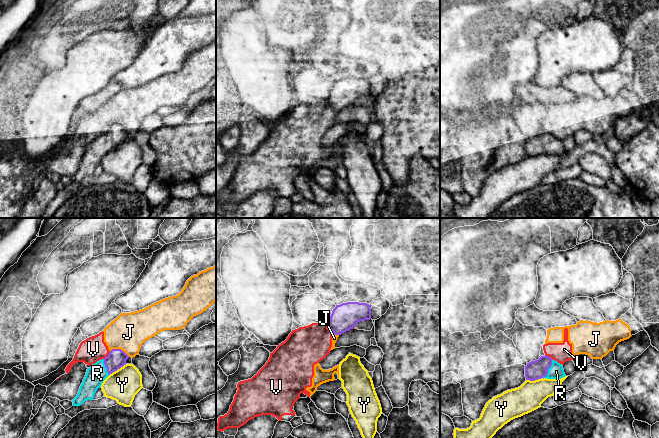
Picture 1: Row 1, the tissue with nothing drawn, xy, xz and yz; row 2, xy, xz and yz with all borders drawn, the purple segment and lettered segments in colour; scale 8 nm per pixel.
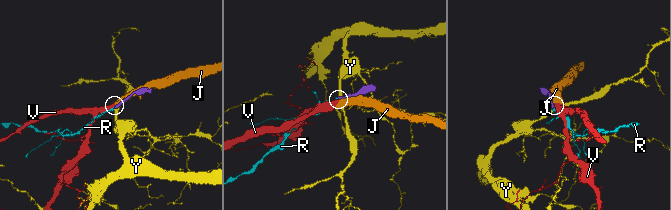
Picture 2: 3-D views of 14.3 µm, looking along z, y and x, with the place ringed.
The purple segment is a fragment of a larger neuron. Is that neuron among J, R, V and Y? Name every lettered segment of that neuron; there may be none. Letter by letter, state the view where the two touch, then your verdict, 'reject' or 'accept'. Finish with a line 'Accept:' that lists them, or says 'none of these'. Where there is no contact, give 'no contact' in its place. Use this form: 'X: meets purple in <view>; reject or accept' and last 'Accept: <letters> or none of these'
J: meets purple in xy; reject
R: meets purple in yz; accept
V: meets purple in xy; reject
Y: meets purple in xy; reject
Accept: R

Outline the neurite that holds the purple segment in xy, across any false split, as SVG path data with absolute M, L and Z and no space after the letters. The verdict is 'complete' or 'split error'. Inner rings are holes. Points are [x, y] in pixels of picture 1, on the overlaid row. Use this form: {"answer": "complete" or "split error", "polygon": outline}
{"answer": "split error", "polygon": "M112 349L108 356L97 361L87 369L77 396L73 399L73 406L80 406L87 400L93 400L103 381L113 372L124 365L129 356L121 349Z"}

